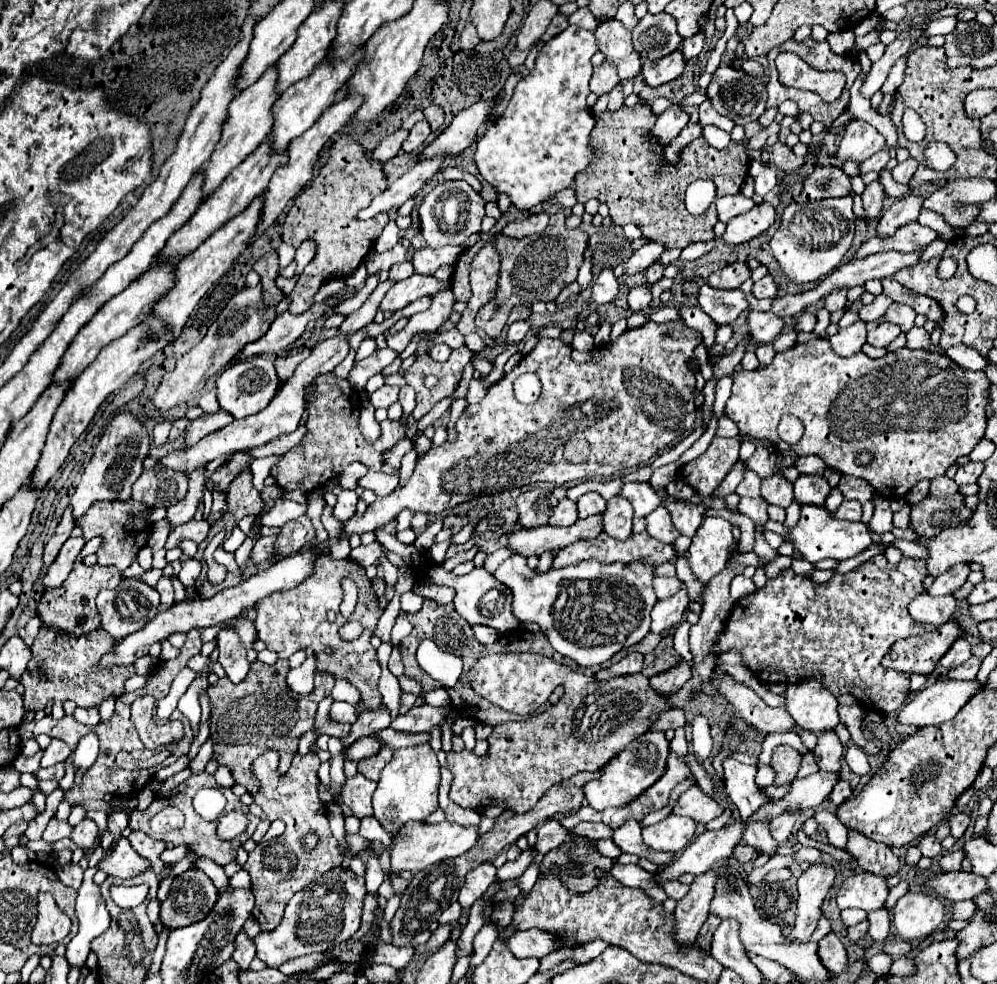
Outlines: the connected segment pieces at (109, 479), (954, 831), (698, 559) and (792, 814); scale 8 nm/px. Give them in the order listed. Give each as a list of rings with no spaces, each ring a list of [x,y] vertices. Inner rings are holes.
[[[129,410],[117,412],[113,416],[113,420],[107,424],[105,432],[101,434],[101,438],[93,450],[93,456],[91,456],[89,464],[85,466],[81,484],[77,486],[75,494],[71,496],[73,516],[79,518],[99,500],[129,500],[131,486],[143,472],[143,460],[147,458],[149,448],[151,448],[151,436],[149,436],[147,428],[141,424],[141,420]]]
[[[953,812],[951,816],[949,816],[949,826],[951,826],[951,836],[955,838],[955,840],[959,840],[961,836],[963,836],[963,832],[965,832],[965,828],[967,828],[967,824],[969,824],[969,814],[965,814],[965,812]]]
[[[703,518],[689,548],[689,566],[693,574],[701,578],[701,582],[709,582],[709,578],[713,578],[713,574],[721,572],[725,566],[731,544],[731,524],[725,518]]]
[[[787,810],[771,820],[771,834],[777,836],[777,842],[785,842],[791,836],[797,816],[799,816],[799,810]]]

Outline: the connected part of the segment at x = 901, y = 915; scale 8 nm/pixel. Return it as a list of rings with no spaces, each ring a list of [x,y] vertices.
[[[907,892],[897,900],[893,910],[895,932],[907,940],[917,942],[927,938],[943,922],[943,904],[923,892]]]

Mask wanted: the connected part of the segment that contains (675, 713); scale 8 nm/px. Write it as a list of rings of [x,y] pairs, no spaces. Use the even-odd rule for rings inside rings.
[[[667,708],[665,712],[661,712],[657,716],[657,720],[651,724],[649,730],[677,730],[685,726],[685,716],[683,716],[683,710],[681,708]]]

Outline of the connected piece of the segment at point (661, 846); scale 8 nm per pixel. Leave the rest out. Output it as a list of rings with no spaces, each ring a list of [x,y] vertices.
[[[671,814],[669,818],[643,828],[643,840],[653,850],[683,850],[695,836],[697,824],[689,818]]]

